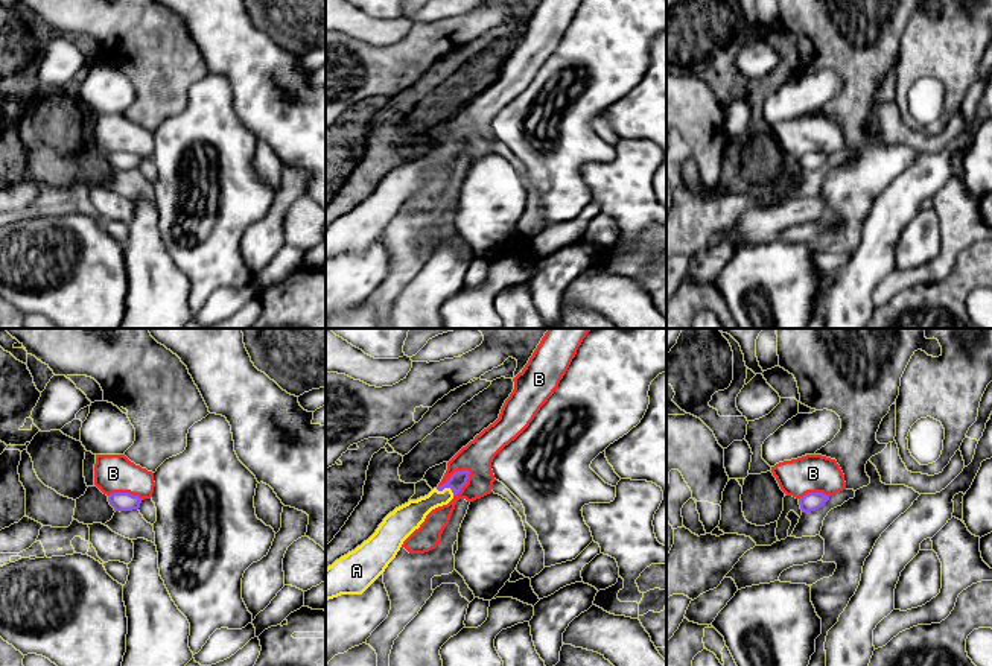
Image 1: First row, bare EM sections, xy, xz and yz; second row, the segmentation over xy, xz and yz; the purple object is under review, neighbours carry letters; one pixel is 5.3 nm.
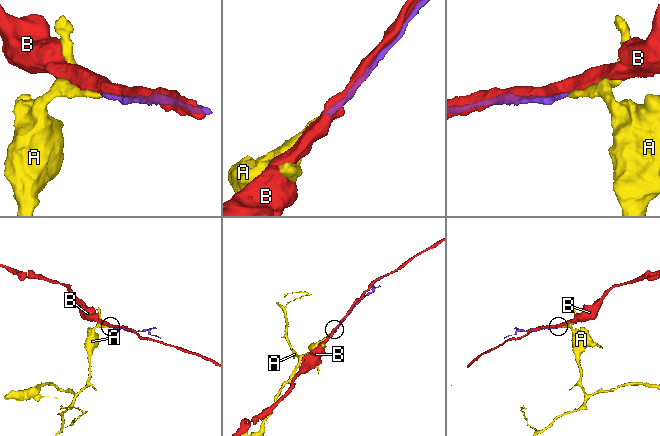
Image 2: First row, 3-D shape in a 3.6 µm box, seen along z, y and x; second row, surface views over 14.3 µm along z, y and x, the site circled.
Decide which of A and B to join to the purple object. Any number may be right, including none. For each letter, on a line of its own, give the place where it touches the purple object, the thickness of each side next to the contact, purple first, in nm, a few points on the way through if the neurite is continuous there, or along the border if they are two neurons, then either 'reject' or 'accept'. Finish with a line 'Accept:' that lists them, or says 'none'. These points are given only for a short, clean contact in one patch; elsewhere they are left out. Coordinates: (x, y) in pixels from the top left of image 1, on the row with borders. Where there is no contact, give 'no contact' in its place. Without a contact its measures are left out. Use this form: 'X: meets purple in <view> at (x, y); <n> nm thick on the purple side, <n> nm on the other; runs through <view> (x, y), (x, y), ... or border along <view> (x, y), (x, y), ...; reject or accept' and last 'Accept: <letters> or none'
A: meets purple in xz at (446, 487); 90 nm thick on the purple side, 140 nm on the other; runs through xz (458, 479), (446, 487), (410, 516); accept
B: meets purple in xz at (454, 473); 90 nm thick on the purple side, 170 nm on the other; reject
Accept: A

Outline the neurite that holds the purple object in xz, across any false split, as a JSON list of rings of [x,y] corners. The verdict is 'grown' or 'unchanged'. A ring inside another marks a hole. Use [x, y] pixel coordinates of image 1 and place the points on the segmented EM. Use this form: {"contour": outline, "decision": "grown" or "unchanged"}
{"contour": [[[455,471],[428,496],[396,508],[376,532],[355,550],[326,569],[326,601],[341,595],[362,595],[396,558],[403,541],[420,528],[426,515],[447,505],[467,484],[470,471]]], "decision": "grown"}

